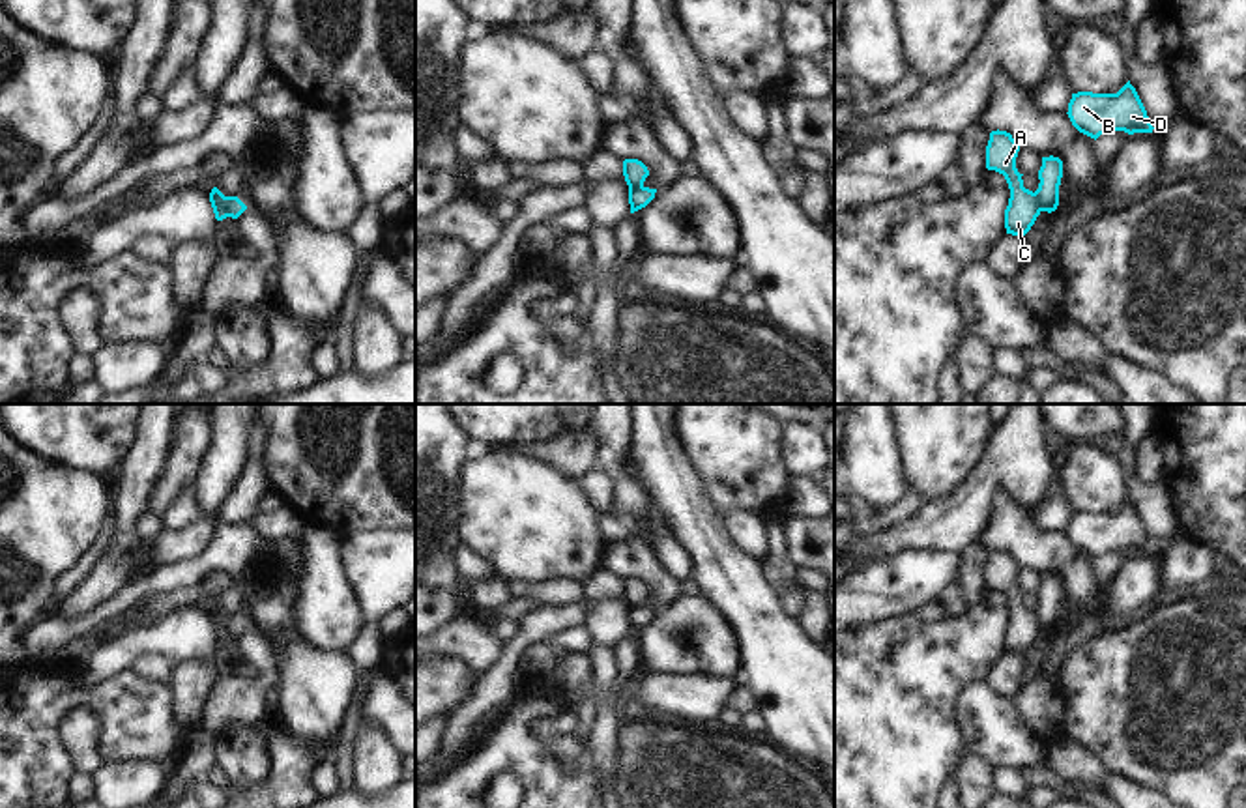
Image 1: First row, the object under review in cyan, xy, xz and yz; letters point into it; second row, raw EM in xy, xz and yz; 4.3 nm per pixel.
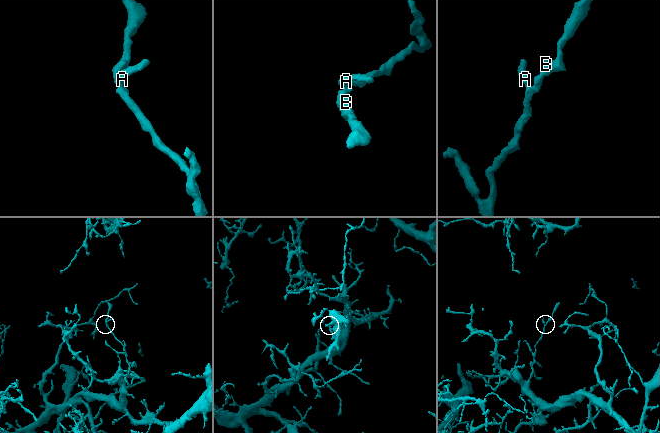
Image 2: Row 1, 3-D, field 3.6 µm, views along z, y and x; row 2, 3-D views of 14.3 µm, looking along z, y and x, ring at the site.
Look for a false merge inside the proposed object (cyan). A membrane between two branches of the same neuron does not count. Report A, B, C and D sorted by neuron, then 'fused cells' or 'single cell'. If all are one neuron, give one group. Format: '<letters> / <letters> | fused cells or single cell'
A C / B D | fused cells

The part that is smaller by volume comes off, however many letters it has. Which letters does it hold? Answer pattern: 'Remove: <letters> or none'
Remove: B, D

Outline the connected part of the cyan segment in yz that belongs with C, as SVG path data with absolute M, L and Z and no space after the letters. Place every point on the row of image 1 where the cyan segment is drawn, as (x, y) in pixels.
M992 131L986 146L986 168L1005 176L1010 198L1005 209L1007 234L1023 238L1040 215L1036 195L1023 187L1016 168L1020 146L1007 131Z

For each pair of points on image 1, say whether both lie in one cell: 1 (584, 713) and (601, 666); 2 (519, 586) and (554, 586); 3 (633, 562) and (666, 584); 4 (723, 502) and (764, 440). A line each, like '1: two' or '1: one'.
1: two
2: one
3: one
4: one

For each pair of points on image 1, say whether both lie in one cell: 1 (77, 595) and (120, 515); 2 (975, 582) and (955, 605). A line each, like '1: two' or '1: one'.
1: one
2: two

